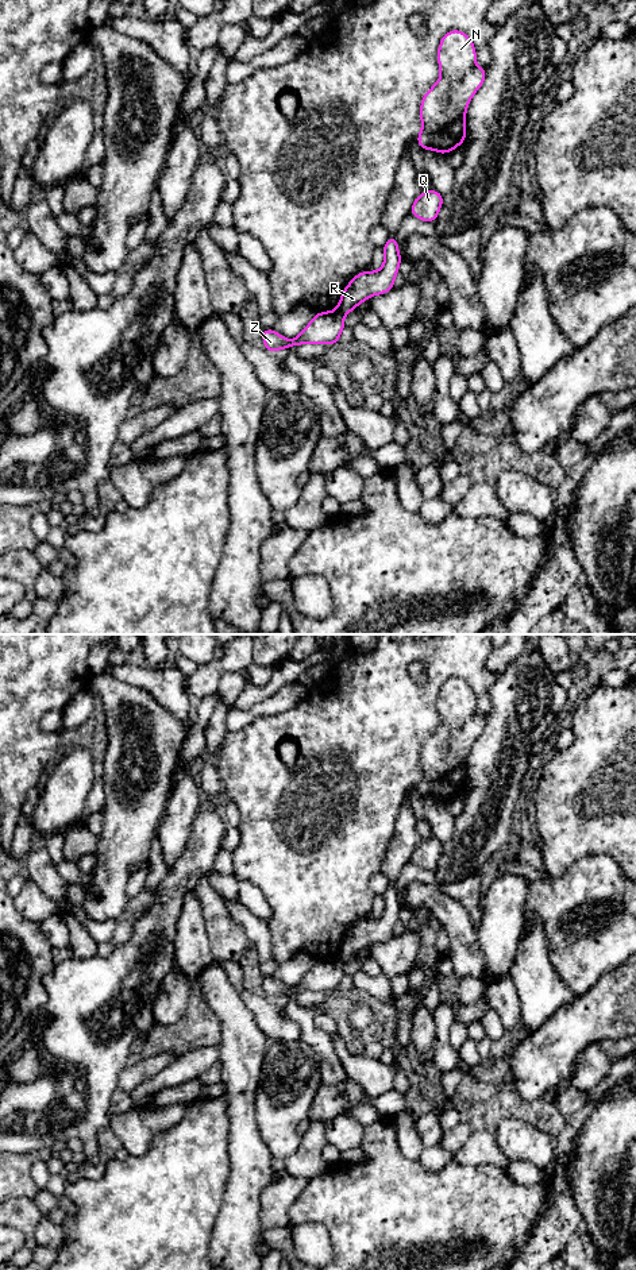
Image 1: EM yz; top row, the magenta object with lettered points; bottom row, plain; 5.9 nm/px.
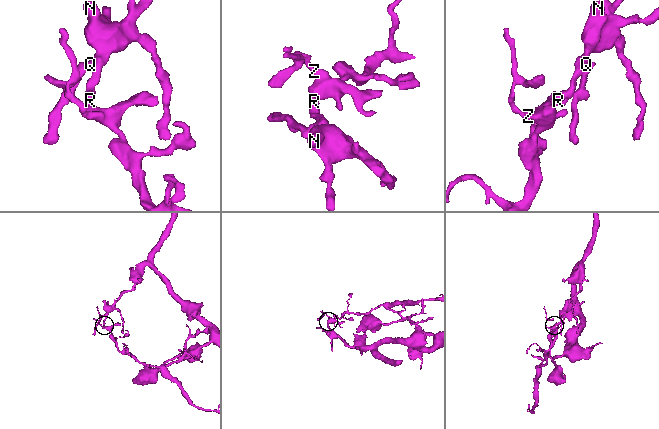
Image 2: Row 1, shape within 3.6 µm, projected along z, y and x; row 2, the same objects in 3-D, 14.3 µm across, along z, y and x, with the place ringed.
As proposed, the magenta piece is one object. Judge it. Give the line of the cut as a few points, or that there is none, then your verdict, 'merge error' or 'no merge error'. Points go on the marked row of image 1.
yz (336, 309), (343, 316) | merge error

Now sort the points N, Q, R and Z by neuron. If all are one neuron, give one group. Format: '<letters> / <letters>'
N Q R / Z

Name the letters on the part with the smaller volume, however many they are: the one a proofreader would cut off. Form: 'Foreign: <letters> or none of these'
Foreign: Z

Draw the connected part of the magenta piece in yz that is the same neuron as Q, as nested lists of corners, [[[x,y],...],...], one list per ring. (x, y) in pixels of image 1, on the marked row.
[[[432,189],[431,192],[420,193],[420,196],[415,200],[409,213],[416,216],[421,221],[433,223],[442,205],[443,196],[438,190]]]

